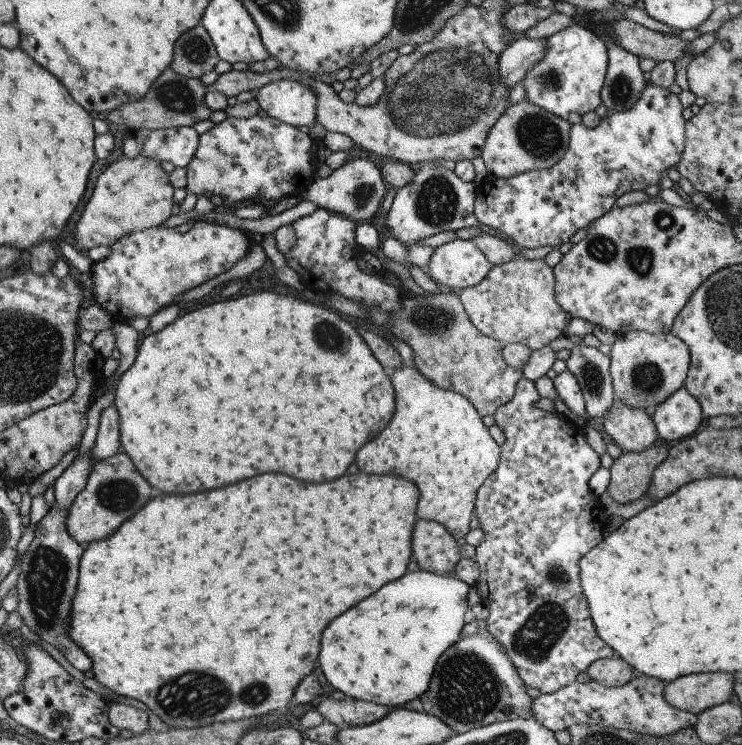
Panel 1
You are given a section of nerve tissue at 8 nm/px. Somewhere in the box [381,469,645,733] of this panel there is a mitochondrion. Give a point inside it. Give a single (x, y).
(468, 689)

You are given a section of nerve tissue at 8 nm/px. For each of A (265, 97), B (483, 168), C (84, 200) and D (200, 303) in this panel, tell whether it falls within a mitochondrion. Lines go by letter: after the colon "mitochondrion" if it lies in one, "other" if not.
A: other
B: other
C: other
D: other

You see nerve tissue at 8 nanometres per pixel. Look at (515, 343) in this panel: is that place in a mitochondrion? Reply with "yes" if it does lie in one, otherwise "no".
no

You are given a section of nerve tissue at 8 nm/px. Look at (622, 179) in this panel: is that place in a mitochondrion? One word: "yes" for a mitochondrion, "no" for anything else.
no

